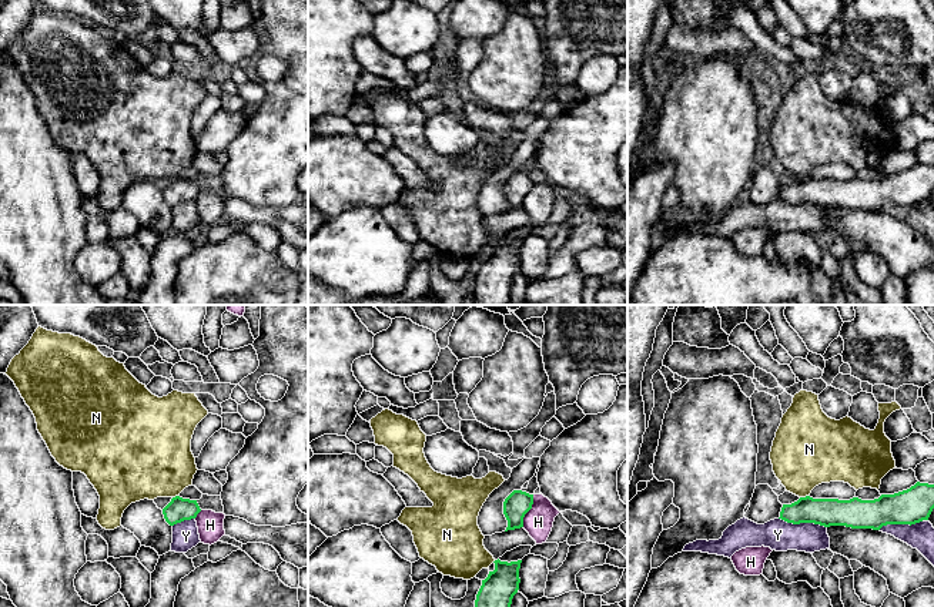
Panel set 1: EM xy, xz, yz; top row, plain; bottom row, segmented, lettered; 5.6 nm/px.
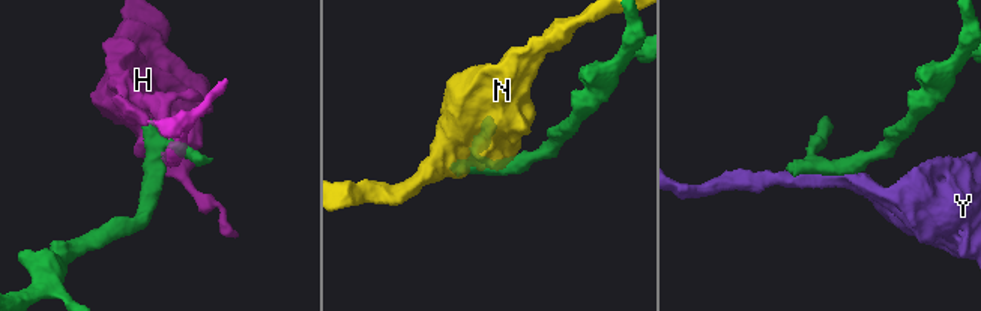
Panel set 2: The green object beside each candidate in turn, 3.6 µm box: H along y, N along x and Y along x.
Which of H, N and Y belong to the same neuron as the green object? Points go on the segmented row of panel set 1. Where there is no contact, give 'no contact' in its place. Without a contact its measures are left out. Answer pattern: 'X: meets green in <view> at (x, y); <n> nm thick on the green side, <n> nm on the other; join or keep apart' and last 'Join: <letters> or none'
H: meets green in xz at (529, 509); 150 nm thick on the green side, 170 nm on the other; join
N: meets green in yz at (806, 496); 160 nm thick on the green side, 400 nm on the other; keep apart
Y: meets green in yz at (803, 522); 160 nm thick on the green side, 170 nm on the other; keep apart
Join: H

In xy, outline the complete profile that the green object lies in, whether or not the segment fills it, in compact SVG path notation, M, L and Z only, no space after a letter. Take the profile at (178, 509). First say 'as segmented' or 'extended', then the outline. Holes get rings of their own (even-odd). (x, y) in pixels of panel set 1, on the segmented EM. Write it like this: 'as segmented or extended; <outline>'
extended; M175 496L163 509L165 522L170 526L181 523L184 520L194 519L197 522L200 540L204 544L214 544L225 536L224 530L224 513L215 513L212 510L201 510L197 500L183 499Z

